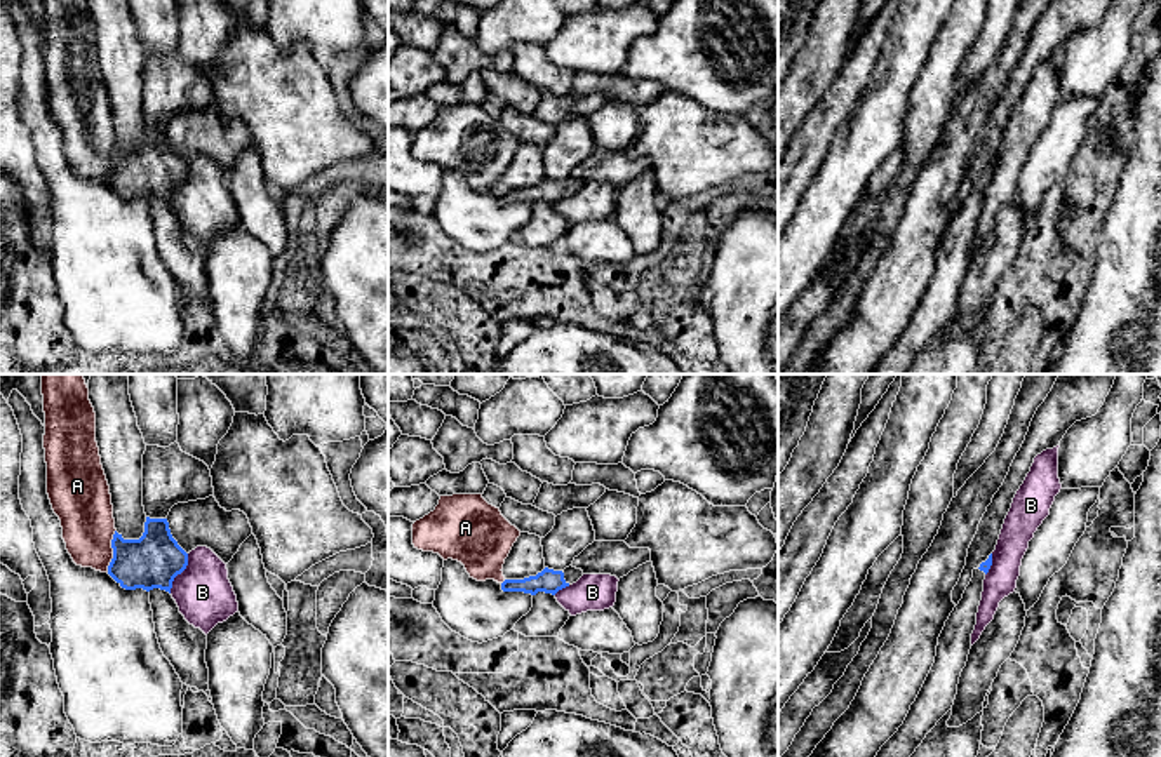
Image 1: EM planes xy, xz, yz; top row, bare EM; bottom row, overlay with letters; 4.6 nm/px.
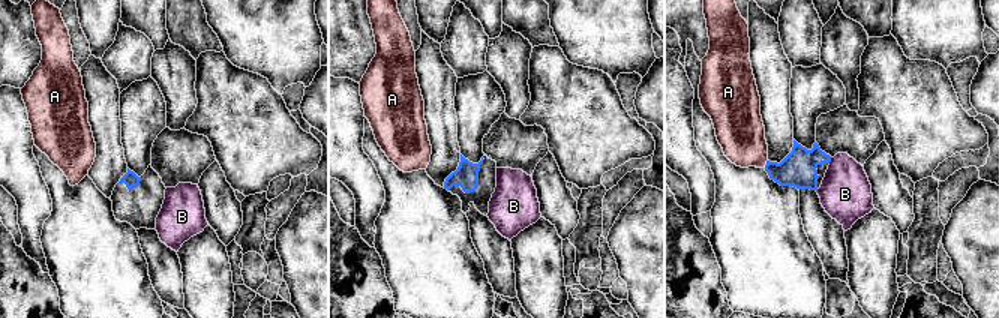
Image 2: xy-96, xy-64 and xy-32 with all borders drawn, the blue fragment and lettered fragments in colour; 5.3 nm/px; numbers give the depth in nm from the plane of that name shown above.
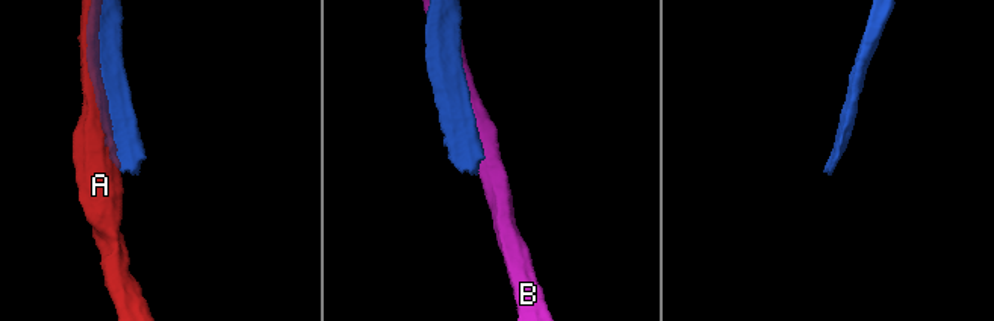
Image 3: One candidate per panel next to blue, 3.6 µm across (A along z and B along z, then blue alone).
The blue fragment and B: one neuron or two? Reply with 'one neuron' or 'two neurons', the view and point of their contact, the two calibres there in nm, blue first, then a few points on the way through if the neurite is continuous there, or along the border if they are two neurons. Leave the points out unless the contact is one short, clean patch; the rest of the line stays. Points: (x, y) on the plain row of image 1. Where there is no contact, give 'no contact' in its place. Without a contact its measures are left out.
two neurons; contact xy (180, 183); calibres 240 and 260 nm

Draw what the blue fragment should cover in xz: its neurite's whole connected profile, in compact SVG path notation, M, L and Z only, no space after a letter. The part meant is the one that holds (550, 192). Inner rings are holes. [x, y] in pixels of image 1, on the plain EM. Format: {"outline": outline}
{"outline": "M573 176L566 178L564 181L554 181L545 178L536 186L529 186L524 190L505 190L501 193L503 202L524 202L536 205L538 202L555 205L559 200L576 193L583 186L581 179Z"}

